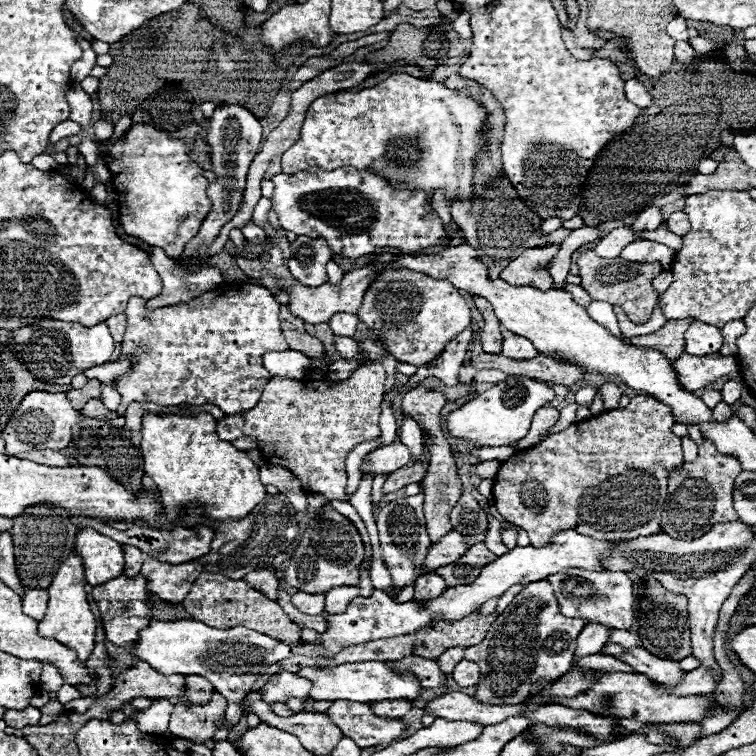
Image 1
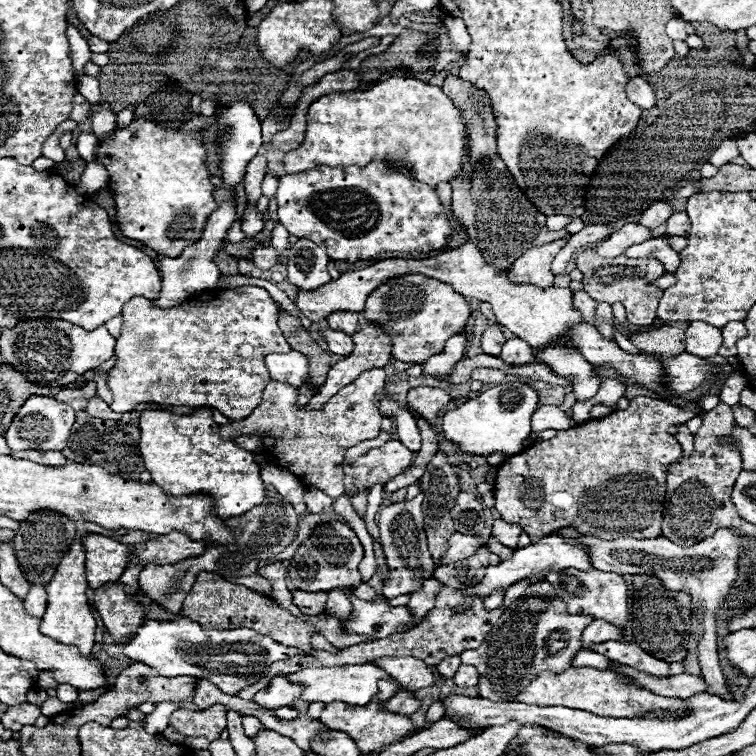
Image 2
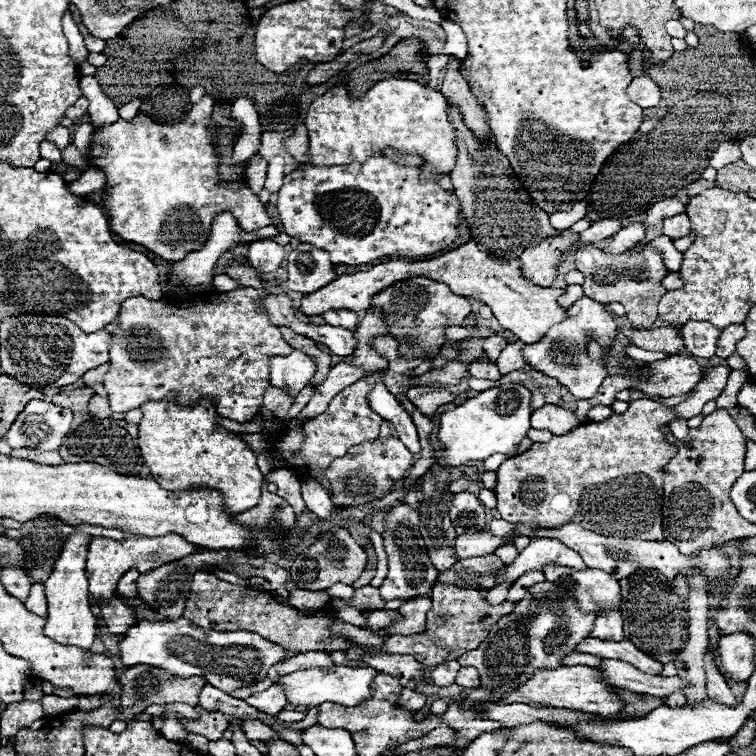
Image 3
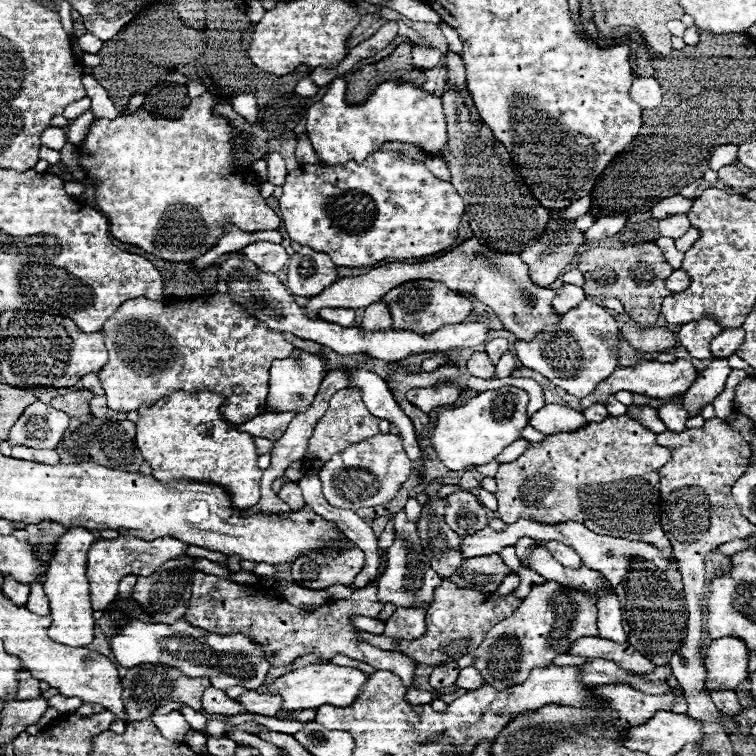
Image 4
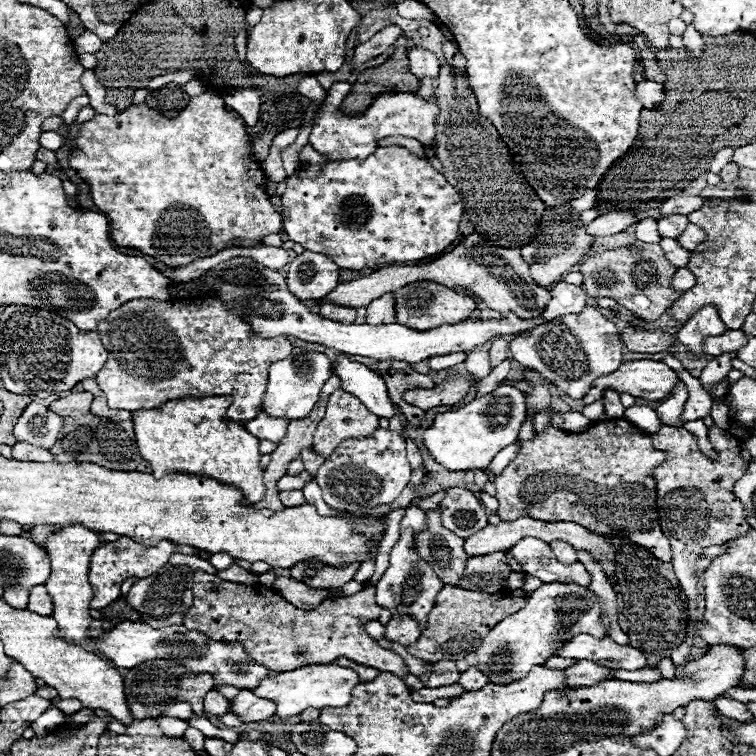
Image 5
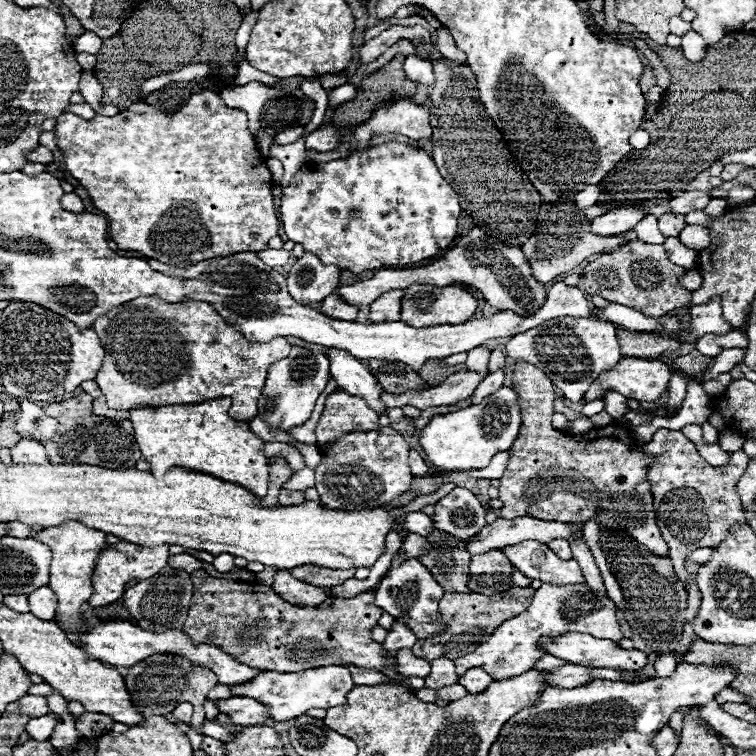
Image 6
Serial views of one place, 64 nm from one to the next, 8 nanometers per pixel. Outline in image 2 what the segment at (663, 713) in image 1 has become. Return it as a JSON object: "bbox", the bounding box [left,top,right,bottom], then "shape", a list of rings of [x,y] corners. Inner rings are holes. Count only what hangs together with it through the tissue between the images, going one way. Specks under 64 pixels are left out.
{"bbox":[516,666,684,716],"shape":[[[570,666],[568,672],[542,672],[516,696],[516,700],[524,700],[526,704],[564,704],[566,708],[584,708],[586,712],[596,712],[598,716],[644,716],[654,710],[672,710],[678,714],[684,714],[684,700],[680,698],[664,698],[656,696],[648,690],[636,688],[634,684],[628,684],[622,680],[622,676],[610,672],[610,670],[596,670],[596,668],[574,668]]]}

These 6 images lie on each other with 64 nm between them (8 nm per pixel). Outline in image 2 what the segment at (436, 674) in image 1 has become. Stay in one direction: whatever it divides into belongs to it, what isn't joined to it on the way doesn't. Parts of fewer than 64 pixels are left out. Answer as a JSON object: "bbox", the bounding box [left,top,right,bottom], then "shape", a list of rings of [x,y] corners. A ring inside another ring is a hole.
{"bbox":[372,656,436,688],"shape":[[[394,656],[384,660],[372,660],[372,664],[380,666],[384,672],[388,672],[400,686],[404,688],[426,688],[436,684],[436,672],[434,668],[426,666],[422,660],[416,660],[412,656]]]}

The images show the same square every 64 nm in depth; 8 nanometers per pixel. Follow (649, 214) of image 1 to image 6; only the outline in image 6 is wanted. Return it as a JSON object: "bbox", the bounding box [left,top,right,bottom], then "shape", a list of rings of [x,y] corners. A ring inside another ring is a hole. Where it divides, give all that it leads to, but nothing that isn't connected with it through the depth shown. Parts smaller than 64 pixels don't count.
{"bbox":[670,192,708,214],"shape":[[[682,192],[670,200],[670,212],[688,214],[692,210],[704,210],[708,206],[708,192]]]}

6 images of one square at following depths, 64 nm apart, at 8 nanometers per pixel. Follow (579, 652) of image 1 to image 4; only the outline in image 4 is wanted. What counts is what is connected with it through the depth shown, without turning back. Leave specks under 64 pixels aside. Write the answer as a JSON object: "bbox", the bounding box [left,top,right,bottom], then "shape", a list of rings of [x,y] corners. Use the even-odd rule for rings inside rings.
{"bbox":[598,588,626,644],"shape":[[[600,588],[598,590],[598,630],[600,636],[618,644],[626,642],[626,632],[622,630],[622,618],[620,618],[620,606],[618,596],[612,588]]]}

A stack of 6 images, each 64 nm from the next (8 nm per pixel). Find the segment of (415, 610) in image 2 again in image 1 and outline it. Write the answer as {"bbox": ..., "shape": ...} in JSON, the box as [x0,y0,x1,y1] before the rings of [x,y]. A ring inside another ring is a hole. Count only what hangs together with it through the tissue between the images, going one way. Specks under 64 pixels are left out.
{"bbox":[414,572,448,600],"shape":[[[430,572],[426,576],[420,576],[416,580],[414,588],[416,588],[414,600],[432,600],[432,596],[440,596],[440,592],[444,592],[444,588],[448,588],[448,586],[446,586],[444,578]]]}

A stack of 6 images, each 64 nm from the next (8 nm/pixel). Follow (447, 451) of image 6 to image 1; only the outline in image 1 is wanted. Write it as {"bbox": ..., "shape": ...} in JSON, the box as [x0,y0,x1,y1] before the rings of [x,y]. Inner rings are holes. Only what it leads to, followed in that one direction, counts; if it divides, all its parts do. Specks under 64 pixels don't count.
{"bbox":[446,376,554,448],"shape":[[[512,376],[506,382],[492,386],[490,390],[482,392],[478,398],[466,402],[458,410],[450,412],[446,418],[446,430],[454,438],[464,438],[474,448],[484,446],[510,446],[516,448],[516,440],[528,434],[530,420],[538,408],[554,398],[554,390],[548,388],[544,382],[530,380],[524,376]]]}

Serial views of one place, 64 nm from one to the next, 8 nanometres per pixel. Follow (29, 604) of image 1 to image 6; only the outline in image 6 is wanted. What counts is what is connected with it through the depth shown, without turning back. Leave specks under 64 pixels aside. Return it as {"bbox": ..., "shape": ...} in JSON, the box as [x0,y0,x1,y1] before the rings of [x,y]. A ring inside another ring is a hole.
{"bbox":[28,586,56,620],"shape":[[[44,586],[44,588],[38,588],[34,590],[30,596],[28,596],[28,602],[30,602],[30,612],[40,618],[40,620],[52,620],[54,614],[56,614],[56,594]]]}

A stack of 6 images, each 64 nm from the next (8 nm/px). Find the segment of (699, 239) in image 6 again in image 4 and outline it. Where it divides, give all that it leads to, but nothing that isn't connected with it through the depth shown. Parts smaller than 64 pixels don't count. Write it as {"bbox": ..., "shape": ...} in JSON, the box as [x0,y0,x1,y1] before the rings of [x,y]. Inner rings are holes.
{"bbox":[676,226,700,252],"shape":[[[690,226],[690,230],[688,230],[682,238],[676,240],[676,248],[680,248],[682,252],[686,252],[688,248],[692,248],[692,244],[694,244],[698,238],[700,238],[700,230],[694,228],[694,226]]]}

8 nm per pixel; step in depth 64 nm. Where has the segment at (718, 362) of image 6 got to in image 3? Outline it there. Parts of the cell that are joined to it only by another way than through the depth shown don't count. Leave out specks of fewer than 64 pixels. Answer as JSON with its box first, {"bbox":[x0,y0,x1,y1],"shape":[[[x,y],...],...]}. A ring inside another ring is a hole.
{"bbox":[496,364,730,540],"shape":[[[724,364],[714,366],[704,372],[702,380],[688,394],[684,402],[678,406],[666,408],[652,400],[634,400],[624,414],[612,414],[604,422],[588,422],[578,426],[576,430],[552,436],[548,442],[536,442],[524,454],[504,460],[498,468],[498,484],[496,484],[496,510],[506,522],[532,524],[540,528],[552,528],[556,524],[578,522],[592,532],[600,532],[602,536],[619,538],[636,538],[638,540],[664,540],[662,532],[662,476],[664,466],[676,456],[678,449],[666,444],[660,426],[666,426],[672,418],[692,418],[702,412],[702,406],[716,396],[726,386],[730,368]]]}

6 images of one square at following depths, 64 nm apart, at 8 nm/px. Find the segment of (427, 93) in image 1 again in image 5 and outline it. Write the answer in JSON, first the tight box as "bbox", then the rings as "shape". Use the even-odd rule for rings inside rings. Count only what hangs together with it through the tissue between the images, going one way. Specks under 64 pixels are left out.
{"bbox":[308,82,440,160],"shape":[[[340,82],[328,90],[326,102],[320,108],[320,114],[314,118],[316,124],[308,140],[308,144],[314,150],[328,156],[330,160],[352,160],[352,158],[364,160],[376,150],[376,140],[386,136],[406,136],[406,138],[420,140],[422,144],[434,144],[434,138],[436,138],[434,118],[440,112],[434,102],[422,100],[412,92],[386,92],[386,94],[380,94],[364,114],[344,116],[342,112],[338,112],[338,108],[344,96],[348,96],[351,87],[348,82]]]}

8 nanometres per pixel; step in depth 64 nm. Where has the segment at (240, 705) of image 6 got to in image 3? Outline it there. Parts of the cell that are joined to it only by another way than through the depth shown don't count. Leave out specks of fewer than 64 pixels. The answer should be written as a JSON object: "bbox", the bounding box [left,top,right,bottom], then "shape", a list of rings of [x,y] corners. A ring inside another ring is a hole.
{"bbox":[246,684,288,716],"shape":[[[272,684],[268,690],[248,696],[248,698],[246,698],[246,704],[254,706],[256,710],[260,710],[260,712],[264,712],[264,714],[272,714],[272,716],[276,716],[278,712],[282,712],[282,710],[286,708],[288,700],[286,700],[286,696],[284,696],[282,686]]]}

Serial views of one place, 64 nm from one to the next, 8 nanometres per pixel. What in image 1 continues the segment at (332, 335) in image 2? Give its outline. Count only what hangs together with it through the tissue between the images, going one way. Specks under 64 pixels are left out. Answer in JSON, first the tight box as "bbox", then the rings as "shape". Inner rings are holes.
{"bbox":[334,336,354,358],"shape":[[[334,336],[334,348],[340,352],[342,358],[352,358],[354,356],[354,340],[352,338]]]}

